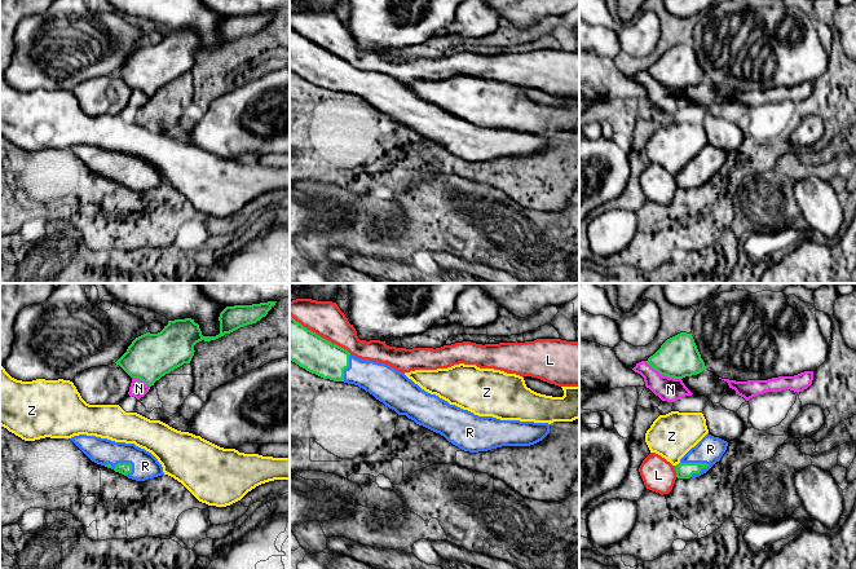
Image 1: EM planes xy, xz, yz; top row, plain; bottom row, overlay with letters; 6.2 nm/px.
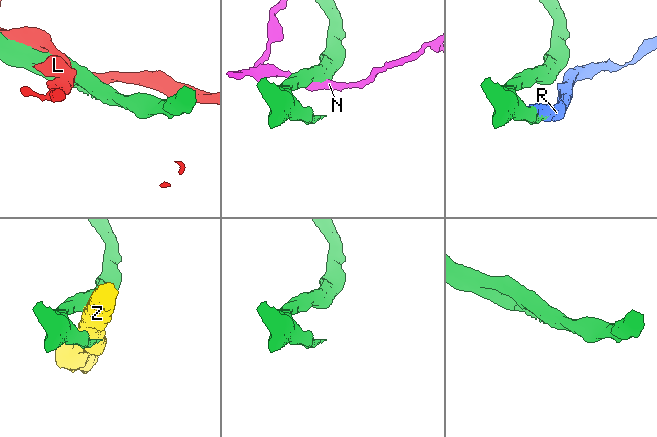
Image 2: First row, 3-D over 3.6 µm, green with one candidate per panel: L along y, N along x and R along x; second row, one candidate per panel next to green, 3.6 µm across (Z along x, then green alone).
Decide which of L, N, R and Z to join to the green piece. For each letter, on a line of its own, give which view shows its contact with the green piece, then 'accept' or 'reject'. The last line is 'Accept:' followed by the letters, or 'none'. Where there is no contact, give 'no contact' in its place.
L: xz | reject
N: yz | reject
R: yz | accept
Z: yz | reject
Accept: R

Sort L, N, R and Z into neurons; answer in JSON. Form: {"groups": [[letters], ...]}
{"groups": [["L"], ["N"], ["R"], ["Z"]]}

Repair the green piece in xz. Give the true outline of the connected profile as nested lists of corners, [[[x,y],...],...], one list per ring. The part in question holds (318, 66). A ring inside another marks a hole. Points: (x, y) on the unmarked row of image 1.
[[[290,26],[290,70],[323,89],[358,96],[398,125],[406,125],[416,134],[444,146],[449,153],[469,163],[487,162],[502,156],[530,156],[550,144],[548,133],[500,131],[478,127],[463,120],[436,105],[431,105],[409,89],[403,83],[369,70],[361,70],[347,59],[332,54],[308,40]]]

